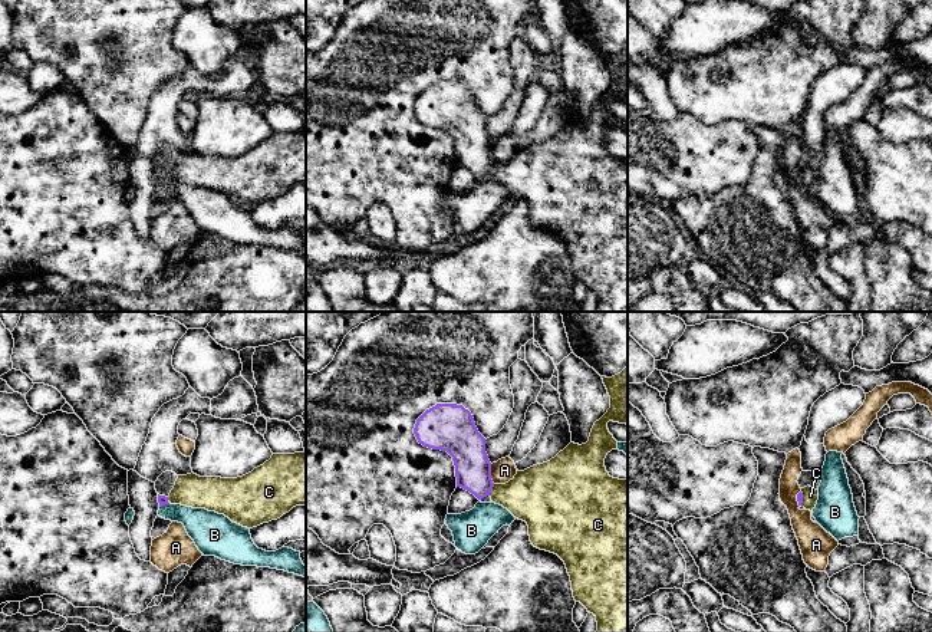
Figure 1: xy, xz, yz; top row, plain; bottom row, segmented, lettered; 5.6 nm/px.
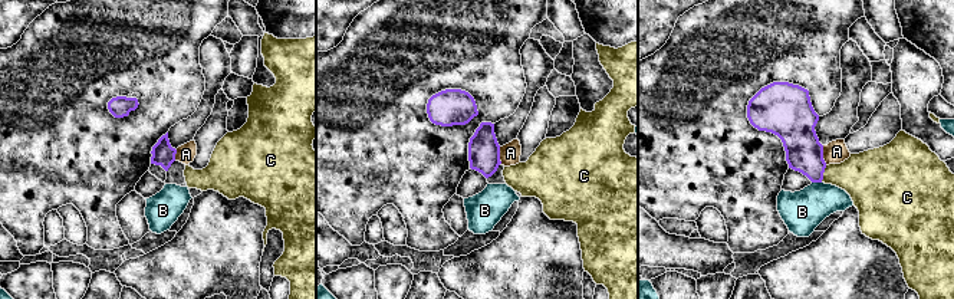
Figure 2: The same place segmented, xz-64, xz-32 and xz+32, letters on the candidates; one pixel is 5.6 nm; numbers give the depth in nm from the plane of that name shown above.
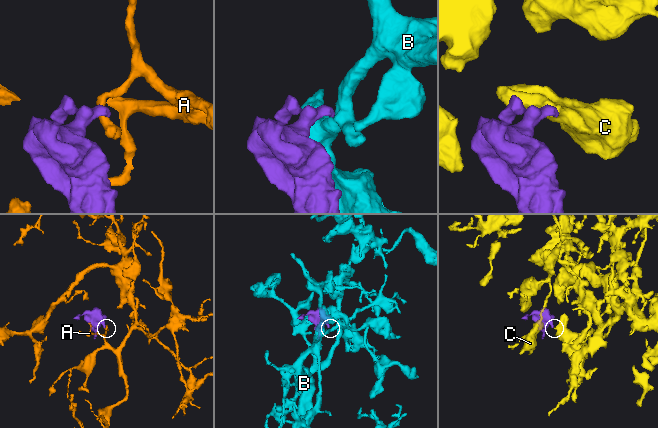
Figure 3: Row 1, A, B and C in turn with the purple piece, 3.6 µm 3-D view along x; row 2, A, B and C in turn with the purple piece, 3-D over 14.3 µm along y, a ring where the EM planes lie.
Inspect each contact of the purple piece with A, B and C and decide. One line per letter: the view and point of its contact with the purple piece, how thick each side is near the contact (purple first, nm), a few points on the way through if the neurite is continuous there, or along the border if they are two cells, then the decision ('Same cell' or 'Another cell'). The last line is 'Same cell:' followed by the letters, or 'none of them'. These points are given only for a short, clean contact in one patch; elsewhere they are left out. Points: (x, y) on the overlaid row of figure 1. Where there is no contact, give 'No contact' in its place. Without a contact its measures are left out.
A: Touches purple at xz (490, 474). Thickness 220 nm (purple) against 130 nm. Boundary: xz (490, 464), (490, 479), (494, 483). Another cell
B: Touches purple at xy (164, 504). Thickness 60 nm (purple) against 190 nm. Boundary: xy (168, 502), (160, 507). Another cell
C: Touches purple at xz (491, 489). Thickness 200 nm (purple) against 300 nm. Path across: xz (473, 468), (491, 489), (501, 494), (534, 496). Same cell
Same cell: C

